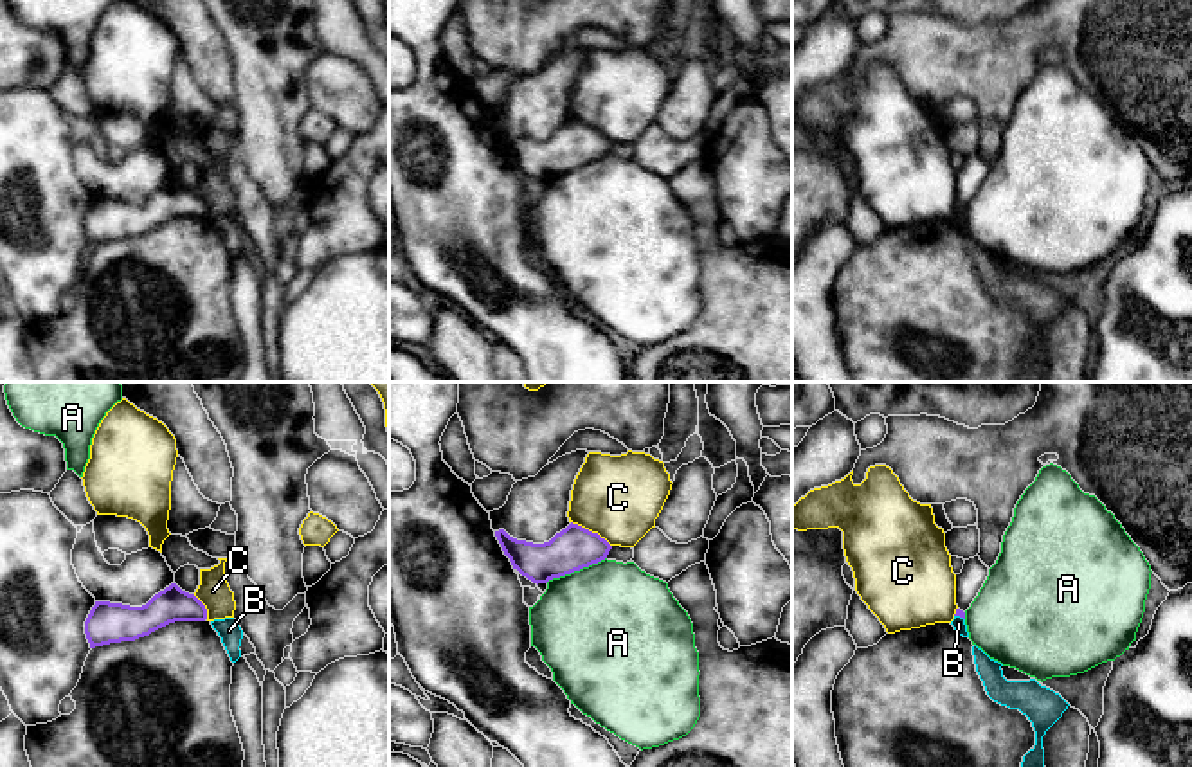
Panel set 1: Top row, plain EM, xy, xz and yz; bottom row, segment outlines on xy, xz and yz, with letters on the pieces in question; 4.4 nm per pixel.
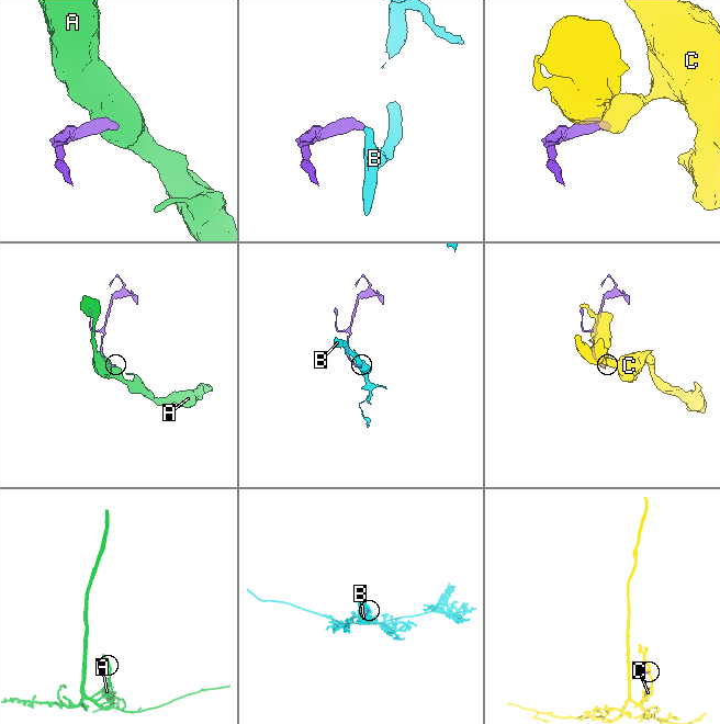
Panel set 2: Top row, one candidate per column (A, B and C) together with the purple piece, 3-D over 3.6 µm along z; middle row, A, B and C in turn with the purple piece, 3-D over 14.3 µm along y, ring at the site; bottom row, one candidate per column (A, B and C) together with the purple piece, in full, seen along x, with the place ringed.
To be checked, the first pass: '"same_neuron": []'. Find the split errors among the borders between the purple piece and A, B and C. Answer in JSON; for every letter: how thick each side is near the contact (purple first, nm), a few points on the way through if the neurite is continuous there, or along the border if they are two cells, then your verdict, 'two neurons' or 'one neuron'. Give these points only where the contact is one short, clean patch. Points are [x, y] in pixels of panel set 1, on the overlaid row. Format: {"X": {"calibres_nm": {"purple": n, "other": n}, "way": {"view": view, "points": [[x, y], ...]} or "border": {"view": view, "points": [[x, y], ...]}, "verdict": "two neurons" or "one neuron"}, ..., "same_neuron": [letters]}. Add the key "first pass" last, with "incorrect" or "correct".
{"A": {"calibres_nm": {"purple": 190, "other": 480}, "border": {"view": "xz", "points": [[605, 557], [546, 582]]}, "verdict": "two neurons"}, "B": {"calibres_nm": {"purple": 30, "other": 60}, "border": {"view": "yz", "points": [[955, 614], [964, 620]]}, "verdict": "two neurons"}, "C": {"calibres_nm": {"purple": 190, "other": 380}, "border": {"view": "xz", "points": [[571, 521], [596, 532], [611, 546]]}, "verdict": "two neurons"}, "same_neuron": [], "first pass": "correct"}

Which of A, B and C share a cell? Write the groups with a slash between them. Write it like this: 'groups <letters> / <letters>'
groups A / B / C

